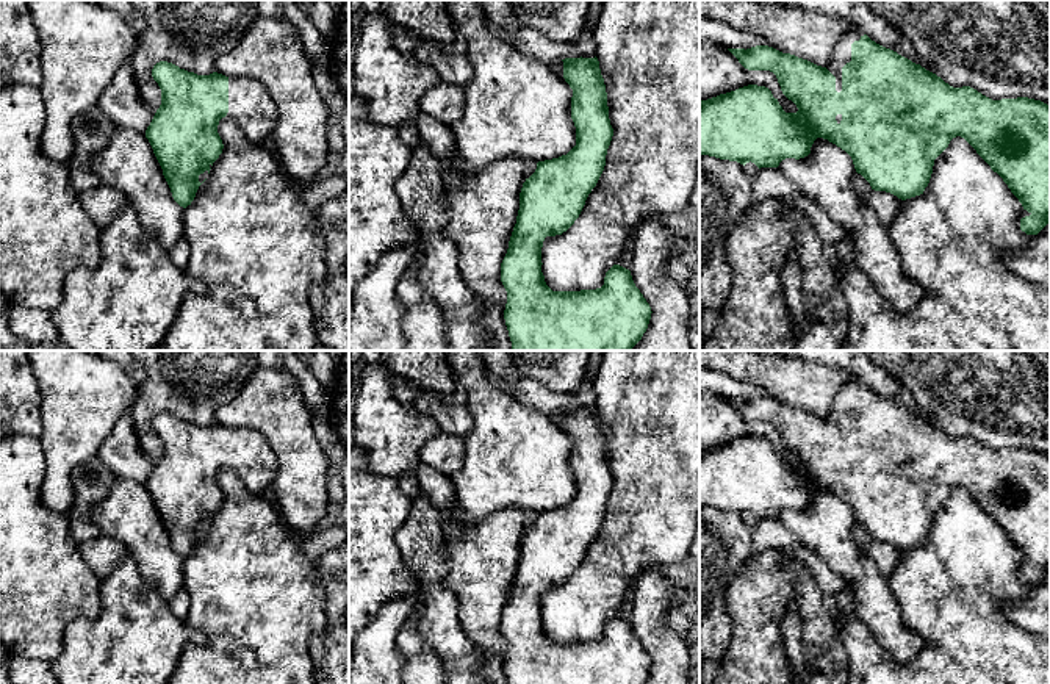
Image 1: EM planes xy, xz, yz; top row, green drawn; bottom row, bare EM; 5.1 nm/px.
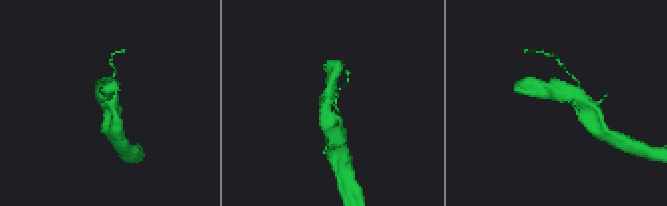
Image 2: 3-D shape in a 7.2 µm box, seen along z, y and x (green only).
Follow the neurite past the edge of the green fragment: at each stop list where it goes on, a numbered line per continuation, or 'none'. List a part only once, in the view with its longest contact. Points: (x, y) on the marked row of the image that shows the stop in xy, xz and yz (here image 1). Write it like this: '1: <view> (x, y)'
1: yz (841, 55)

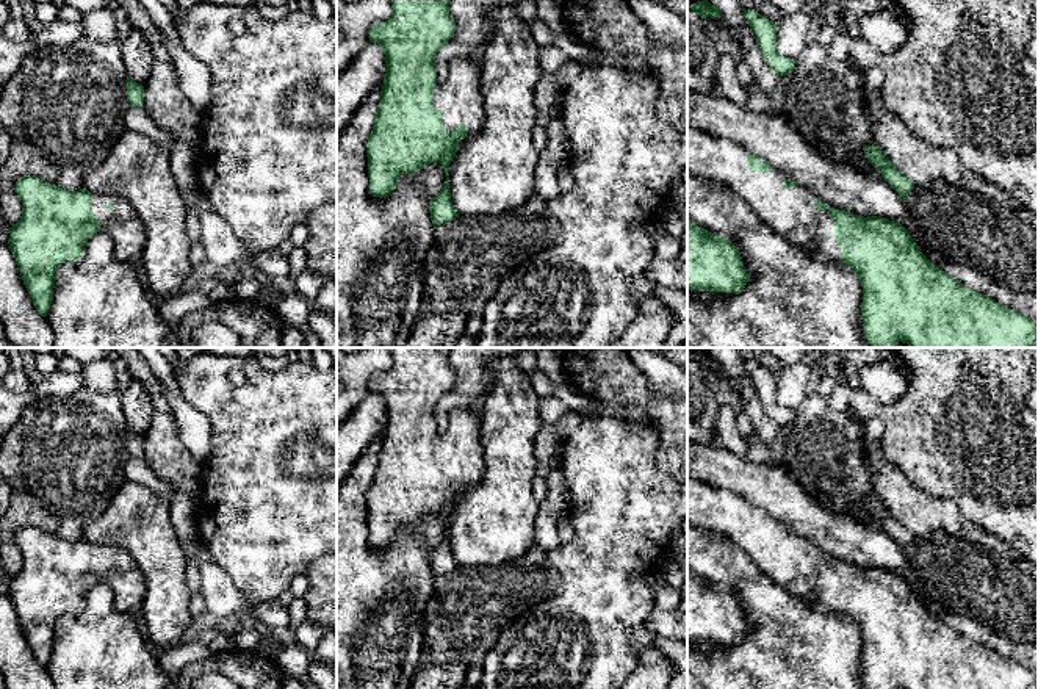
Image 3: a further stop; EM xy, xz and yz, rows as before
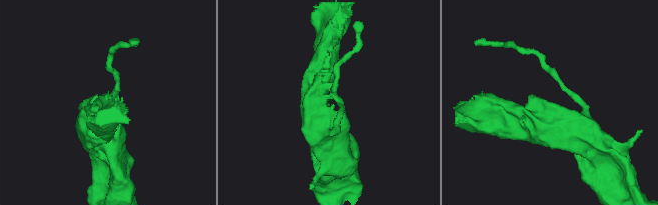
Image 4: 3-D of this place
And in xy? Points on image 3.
1: xy (122, 224)

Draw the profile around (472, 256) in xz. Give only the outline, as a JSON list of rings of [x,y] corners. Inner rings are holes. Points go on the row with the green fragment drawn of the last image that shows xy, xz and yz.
[[[537,193],[524,205],[503,215],[459,215],[437,225],[432,247],[424,257],[423,307],[445,316],[460,313],[467,319],[482,313],[499,285],[532,255],[546,249],[557,233],[559,225],[546,211],[546,199]]]

